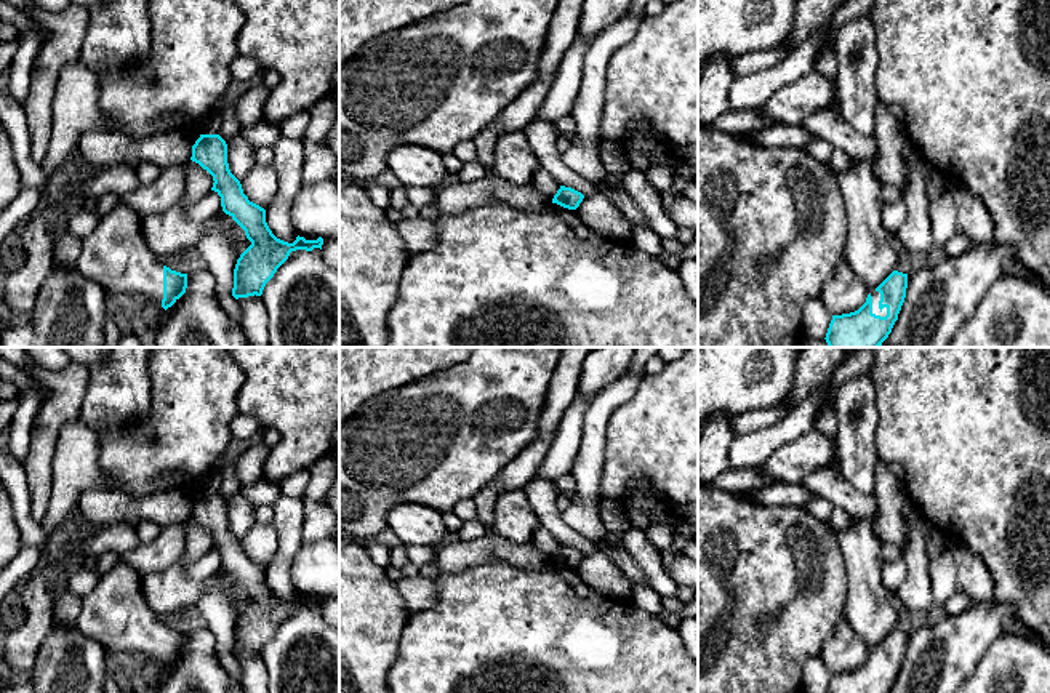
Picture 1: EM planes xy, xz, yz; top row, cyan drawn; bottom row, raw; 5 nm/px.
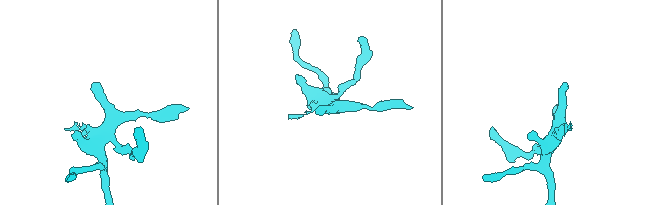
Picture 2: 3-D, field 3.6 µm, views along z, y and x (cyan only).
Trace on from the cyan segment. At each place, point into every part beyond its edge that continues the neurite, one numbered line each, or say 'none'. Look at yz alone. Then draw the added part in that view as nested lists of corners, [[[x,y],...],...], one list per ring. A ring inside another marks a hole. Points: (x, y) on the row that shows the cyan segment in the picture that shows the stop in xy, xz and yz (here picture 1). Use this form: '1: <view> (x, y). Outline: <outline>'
1: yz (876, 296). Outline: [[[872,290],[871,296],[872,296],[872,314],[885,317],[887,315],[887,307],[884,307],[882,310],[879,309],[880,293]]]

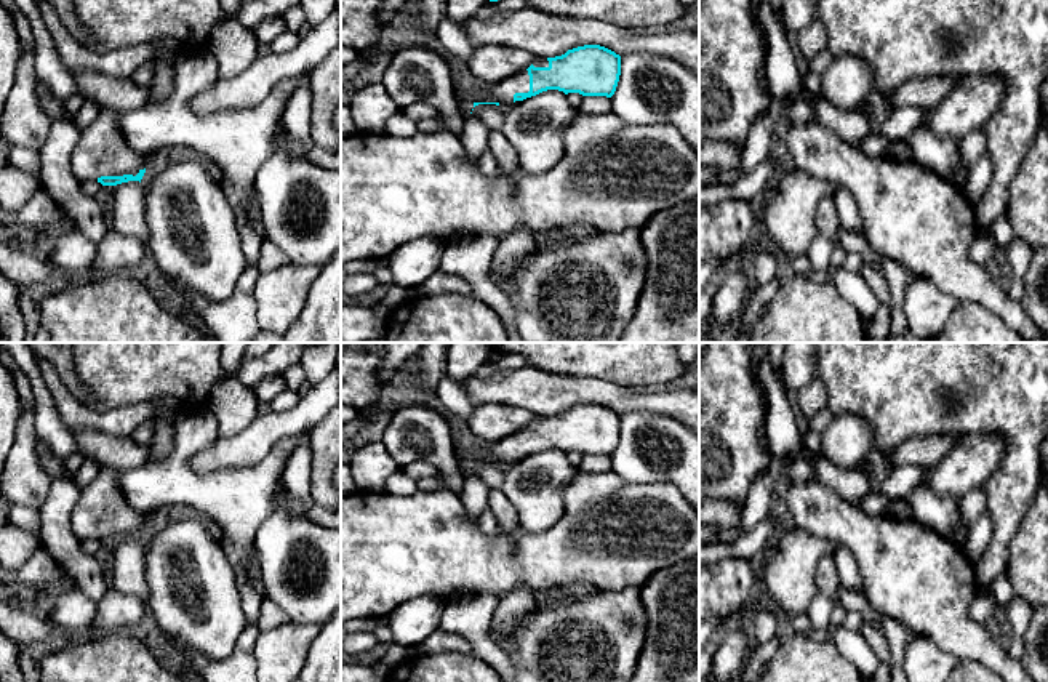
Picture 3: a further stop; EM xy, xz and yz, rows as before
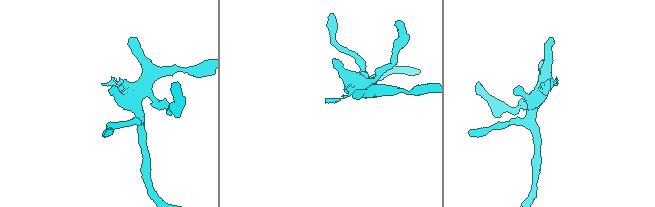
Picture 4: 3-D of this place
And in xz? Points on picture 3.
1: xz (468, 90). Outline: [[[528,70],[494,85],[480,85],[472,80],[462,80],[458,86],[458,101],[472,102],[514,102],[515,93],[530,91]]]

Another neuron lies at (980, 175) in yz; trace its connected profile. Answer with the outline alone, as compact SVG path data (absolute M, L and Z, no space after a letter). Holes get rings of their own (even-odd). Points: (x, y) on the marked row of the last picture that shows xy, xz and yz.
M982 155L970 166L970 175L963 192L968 202L974 207L984 195L992 178L992 165L987 155Z

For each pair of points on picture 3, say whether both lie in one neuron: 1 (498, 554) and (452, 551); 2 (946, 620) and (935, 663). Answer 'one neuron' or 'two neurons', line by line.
1: one neuron
2: two neurons

